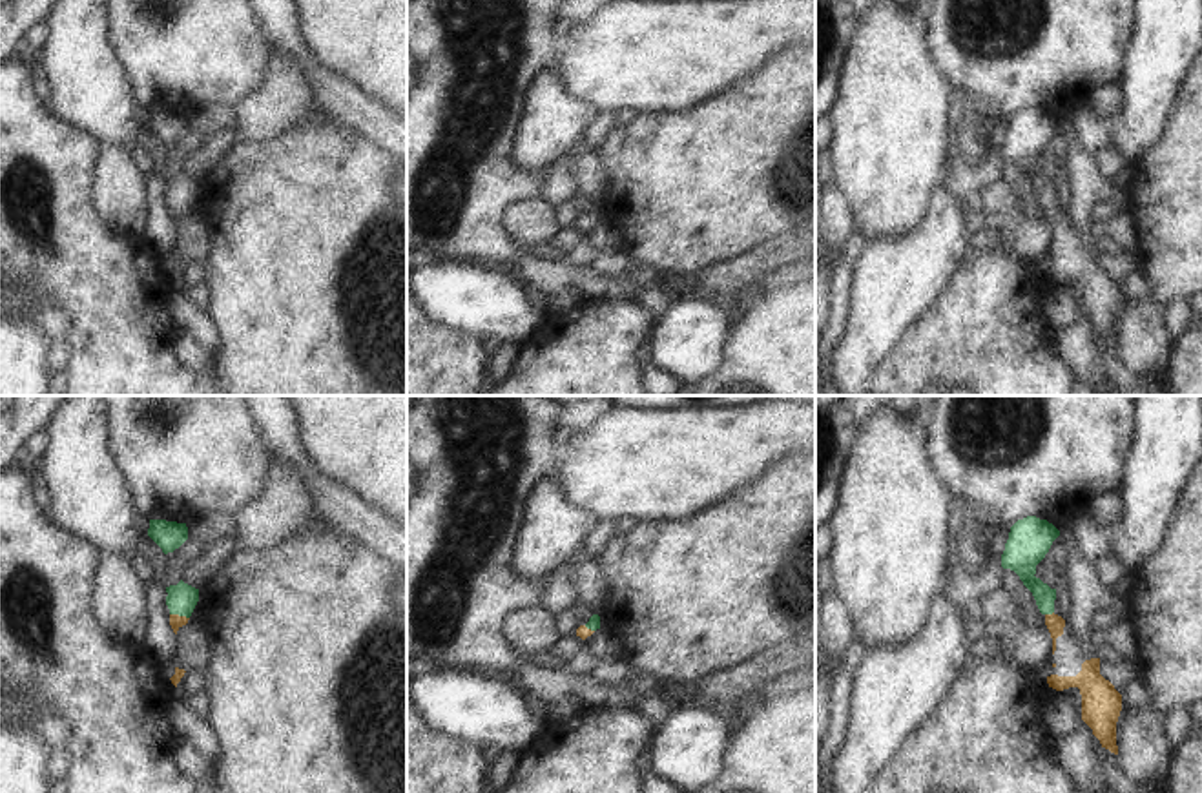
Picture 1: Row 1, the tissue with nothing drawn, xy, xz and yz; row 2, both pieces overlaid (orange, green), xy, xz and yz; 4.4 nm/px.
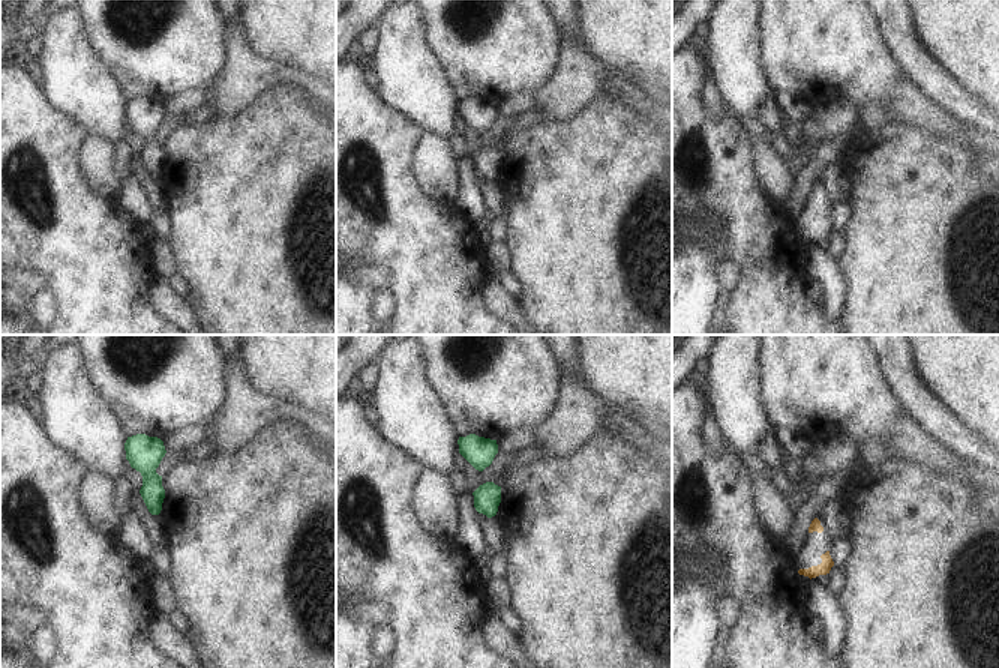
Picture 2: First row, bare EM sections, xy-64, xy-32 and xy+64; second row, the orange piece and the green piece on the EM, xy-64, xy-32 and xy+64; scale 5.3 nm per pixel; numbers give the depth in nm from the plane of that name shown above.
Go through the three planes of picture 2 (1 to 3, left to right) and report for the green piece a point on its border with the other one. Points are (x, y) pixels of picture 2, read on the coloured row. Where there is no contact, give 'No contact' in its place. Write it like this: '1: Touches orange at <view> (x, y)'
1: No contact
2: No contact
3: No contact.

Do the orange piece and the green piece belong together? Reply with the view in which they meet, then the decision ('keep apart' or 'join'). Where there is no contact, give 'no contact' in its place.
xy | join

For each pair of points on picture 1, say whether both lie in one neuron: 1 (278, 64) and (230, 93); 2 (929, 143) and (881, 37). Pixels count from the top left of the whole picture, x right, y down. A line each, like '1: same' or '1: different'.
1: different
2: same

